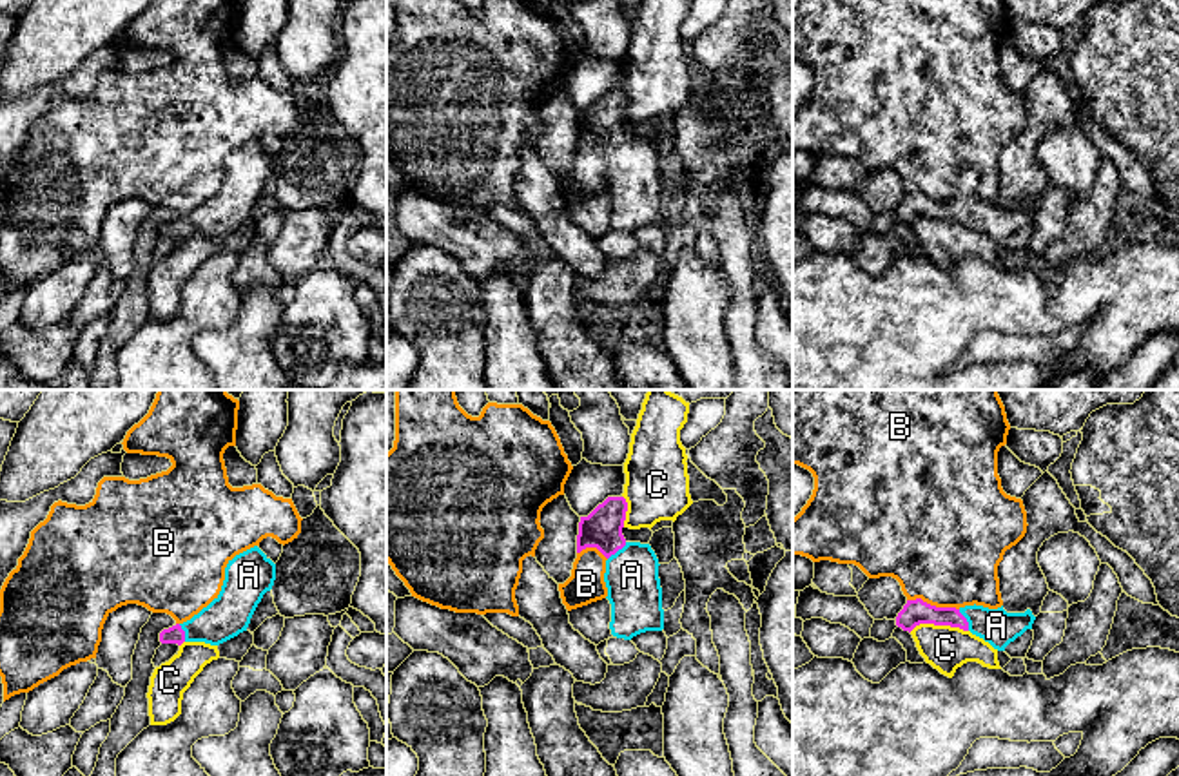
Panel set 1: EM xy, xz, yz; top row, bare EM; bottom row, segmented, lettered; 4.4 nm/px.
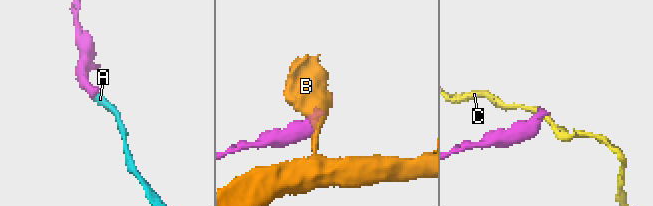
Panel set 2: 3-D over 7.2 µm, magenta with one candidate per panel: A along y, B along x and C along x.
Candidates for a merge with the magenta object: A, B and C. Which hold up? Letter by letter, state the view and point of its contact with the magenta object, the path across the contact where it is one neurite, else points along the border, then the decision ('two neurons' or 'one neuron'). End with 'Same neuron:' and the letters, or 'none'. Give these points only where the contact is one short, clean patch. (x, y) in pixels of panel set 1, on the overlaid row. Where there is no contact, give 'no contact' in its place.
A: yz (965, 620) | across yz (916, 611), (965, 620), (982, 620), (996, 626) | one neuron
B: yz (933, 606) | along yz (907, 599), (922, 599), (936, 606), (954, 606), (958, 610) | two neurons
C: yz (938, 624) | two neurons
Same neuron: A

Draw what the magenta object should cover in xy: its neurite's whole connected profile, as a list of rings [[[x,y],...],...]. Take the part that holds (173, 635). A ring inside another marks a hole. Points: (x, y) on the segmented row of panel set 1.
[[[250,548],[225,567],[219,595],[198,615],[160,633],[161,644],[205,642],[219,645],[247,631],[263,595],[272,589],[276,564],[258,548]]]

